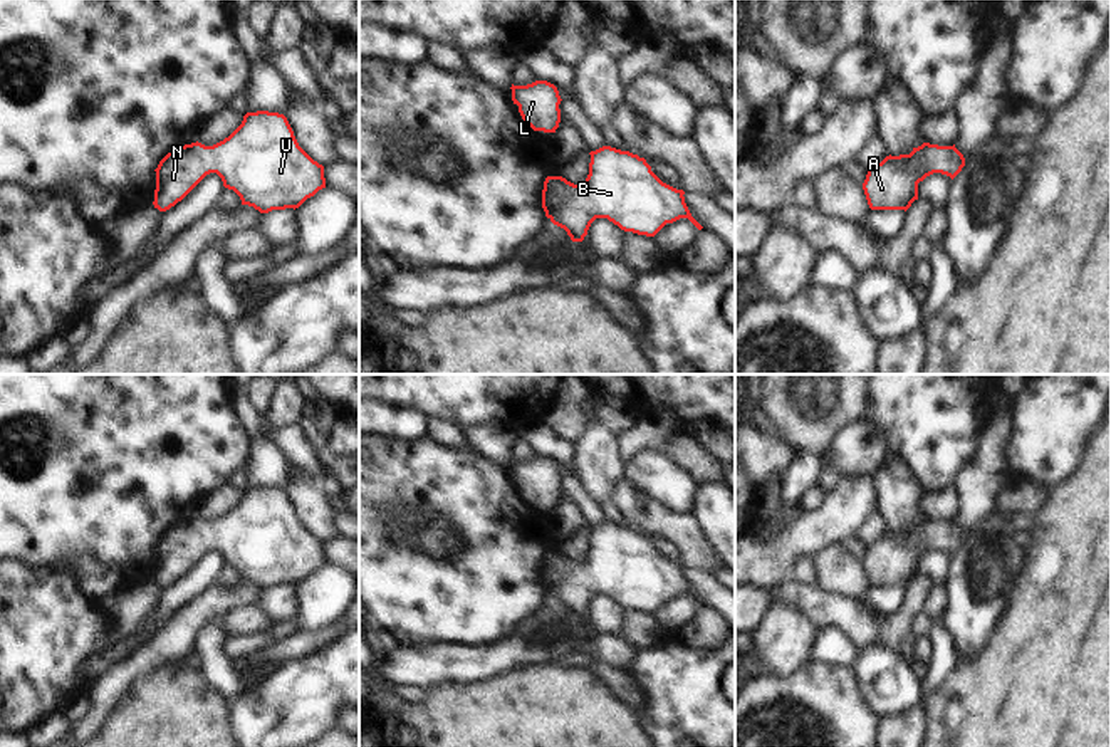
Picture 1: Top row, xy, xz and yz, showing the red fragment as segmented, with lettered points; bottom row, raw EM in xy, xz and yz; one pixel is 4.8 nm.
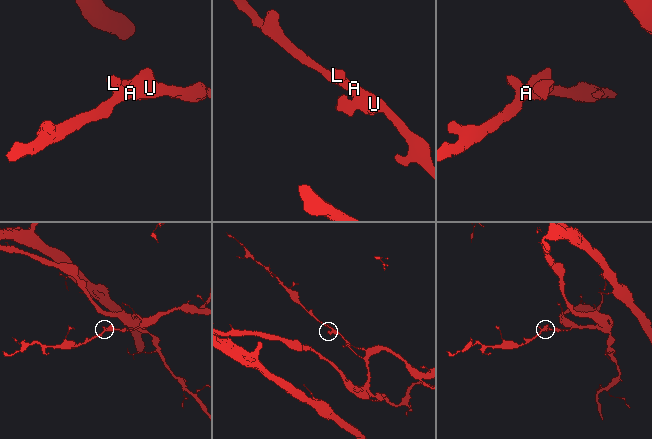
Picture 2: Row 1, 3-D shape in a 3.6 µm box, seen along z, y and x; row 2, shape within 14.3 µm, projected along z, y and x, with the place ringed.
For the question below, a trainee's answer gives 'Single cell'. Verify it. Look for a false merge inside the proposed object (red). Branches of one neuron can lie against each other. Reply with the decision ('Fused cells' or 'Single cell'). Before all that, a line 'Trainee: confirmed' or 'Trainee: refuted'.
Trainee: confirmed
Single cell

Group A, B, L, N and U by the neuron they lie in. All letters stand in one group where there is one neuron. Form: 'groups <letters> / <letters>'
groups A B L N U

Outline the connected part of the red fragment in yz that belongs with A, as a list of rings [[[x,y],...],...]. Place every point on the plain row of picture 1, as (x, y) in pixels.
[[[923,519],[910,530],[886,532],[868,546],[863,566],[871,586],[908,586],[918,576],[918,559],[933,549],[952,556],[965,542],[953,522]]]

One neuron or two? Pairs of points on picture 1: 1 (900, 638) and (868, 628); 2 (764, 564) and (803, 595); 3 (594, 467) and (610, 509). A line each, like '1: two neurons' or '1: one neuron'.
1: two neurons
2: two neurons
3: two neurons

